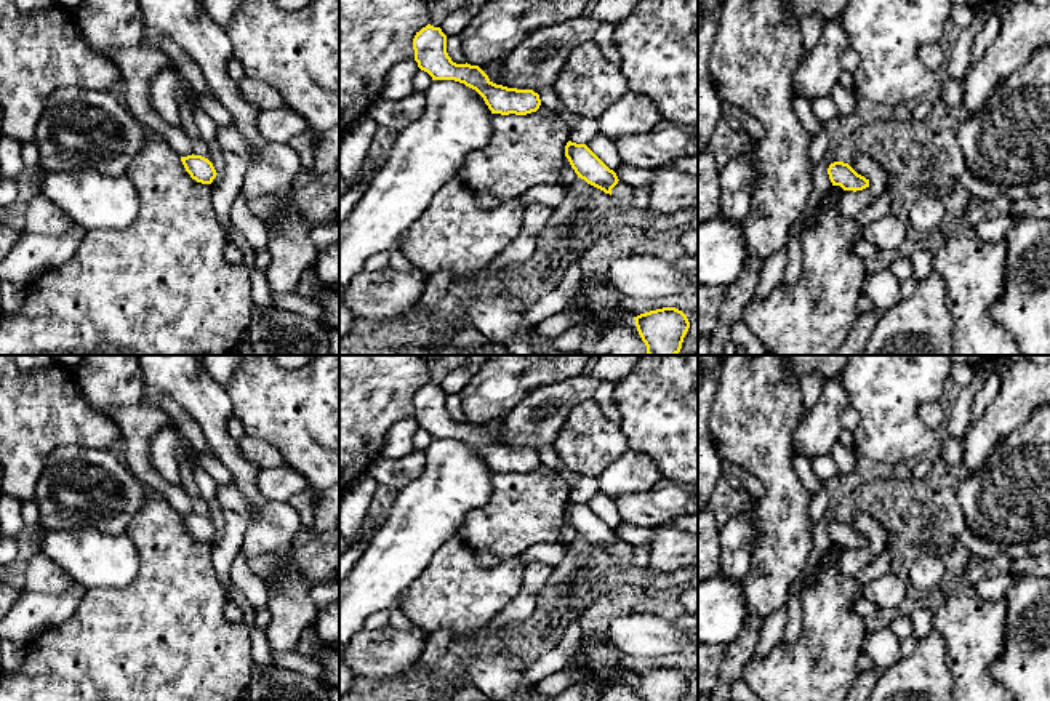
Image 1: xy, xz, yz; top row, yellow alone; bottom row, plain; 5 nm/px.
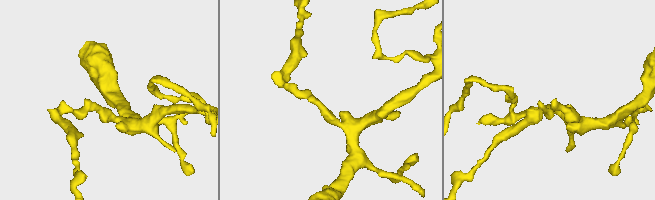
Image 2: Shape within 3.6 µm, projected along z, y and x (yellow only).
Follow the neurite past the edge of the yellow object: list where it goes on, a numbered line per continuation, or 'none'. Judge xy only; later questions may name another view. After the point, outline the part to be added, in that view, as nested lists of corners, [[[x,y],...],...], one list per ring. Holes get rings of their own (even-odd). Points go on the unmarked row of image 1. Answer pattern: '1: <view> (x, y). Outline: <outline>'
none

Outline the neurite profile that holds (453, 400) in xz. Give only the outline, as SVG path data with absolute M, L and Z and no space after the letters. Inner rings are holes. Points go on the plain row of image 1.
M448 394L447 395L447 411L456 423L466 423L466 415L463 410L463 402L459 394Z

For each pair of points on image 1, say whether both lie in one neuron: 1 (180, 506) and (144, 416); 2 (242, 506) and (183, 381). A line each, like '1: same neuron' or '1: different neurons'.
1: same neuron
2: different neurons

